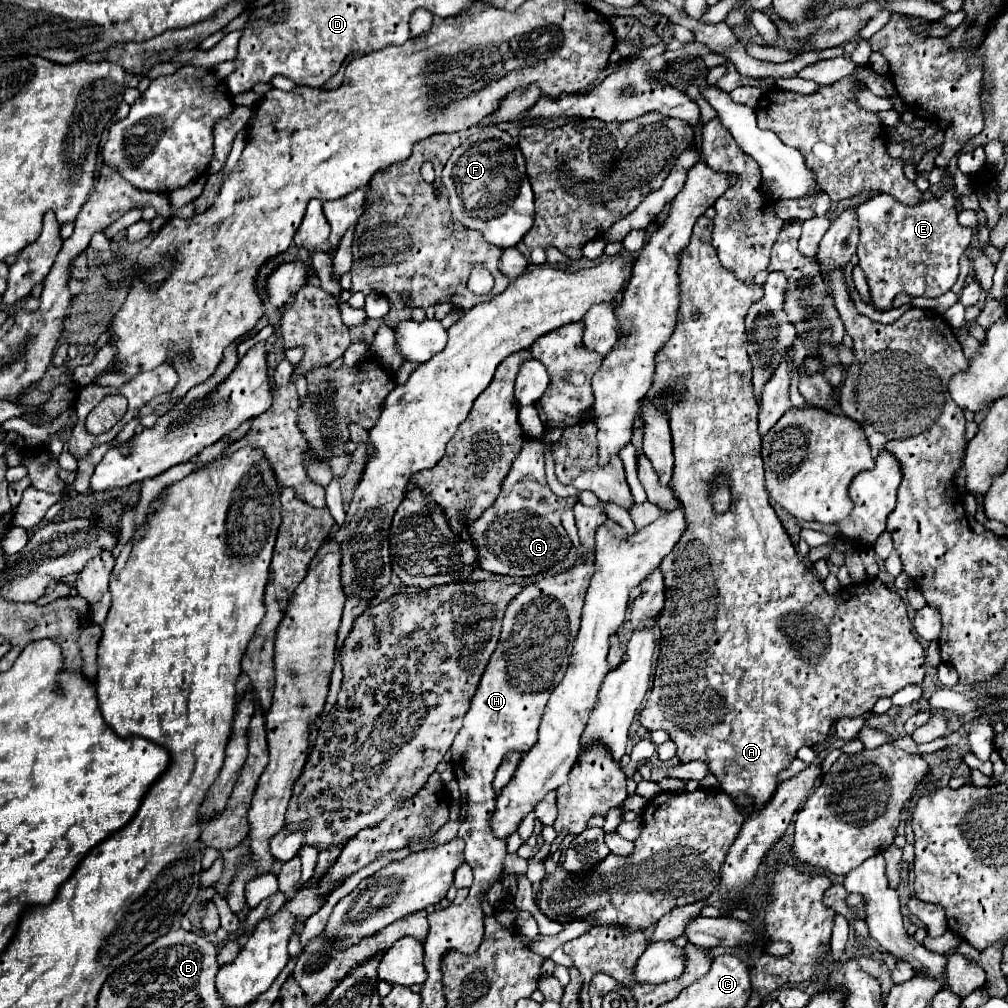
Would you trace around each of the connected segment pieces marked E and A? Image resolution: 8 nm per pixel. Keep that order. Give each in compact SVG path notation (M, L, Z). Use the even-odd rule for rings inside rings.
M944 190L940 198L924 200L916 206L906 206L894 200L888 194L878 194L856 208L858 214L858 228L860 228L860 242L858 242L858 258L860 268L864 270L870 286L872 304L878 310L886 310L892 306L896 294L906 292L910 296L924 296L936 298L948 292L956 278L958 278L958 258L966 250L972 238L972 228L964 228L958 224L958 212L954 208L954 192Z
M700 216L694 226L694 234L690 240L690 248L682 252L680 258L680 308L678 308L678 322L674 328L674 334L664 344L664 348L656 356L656 378L654 388L662 390L668 384L682 382L686 386L686 394L680 400L668 400L666 408L670 410L670 428L674 438L674 476L672 476L672 488L678 500L682 502L686 510L688 530L684 532L682 540L678 542L678 548L670 556L666 556L660 564L664 576L666 576L666 604L662 620L658 620L658 626L662 630L662 646L660 646L660 658L656 666L654 676L654 688L650 690L648 702L640 712L640 724L648 730L666 730L672 738L672 742L678 746L678 758L680 762L692 762L692 760L706 760L710 764L710 772L720 780L722 790L734 798L738 794L748 794L754 798L754 808L762 808L774 794L778 782L778 772L786 770L792 760L796 758L796 750L802 746L814 746L822 742L830 726L840 718L854 718L862 716L866 712L872 712L878 698L892 696L898 690L910 686L910 684L922 684L924 680L924 646L916 640L912 634L912 622L908 618L906 604L902 596L894 590L890 590L886 584L882 584L878 578L856 582L850 586L844 586L836 594L828 594L824 590L822 580L808 568L804 560L798 558L786 530L782 528L774 508L768 502L768 492L764 486L764 468L762 468L762 456L760 456L760 432L758 432L758 400L752 390L752 364L746 352L746 314L748 308L762 298L762 286L758 286L754 280L738 280L734 272L724 268L718 260L718 254L712 246L712 220L706 216ZM718 476L730 476L732 480L732 506L724 514L716 514L712 510L712 484L718 480Z

